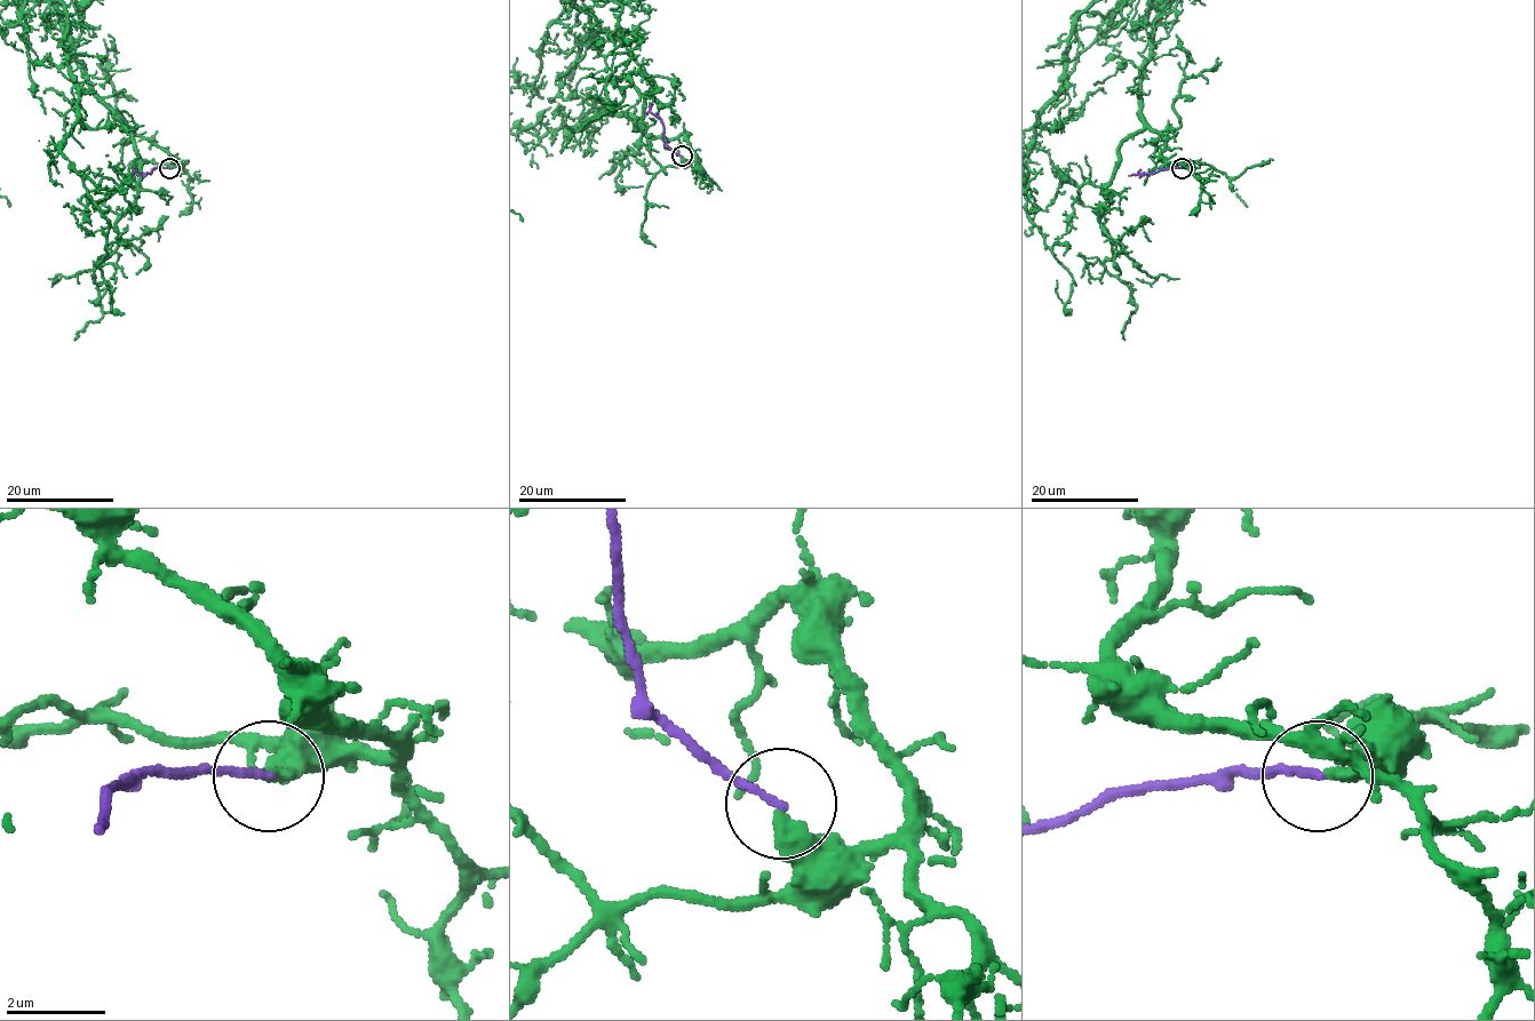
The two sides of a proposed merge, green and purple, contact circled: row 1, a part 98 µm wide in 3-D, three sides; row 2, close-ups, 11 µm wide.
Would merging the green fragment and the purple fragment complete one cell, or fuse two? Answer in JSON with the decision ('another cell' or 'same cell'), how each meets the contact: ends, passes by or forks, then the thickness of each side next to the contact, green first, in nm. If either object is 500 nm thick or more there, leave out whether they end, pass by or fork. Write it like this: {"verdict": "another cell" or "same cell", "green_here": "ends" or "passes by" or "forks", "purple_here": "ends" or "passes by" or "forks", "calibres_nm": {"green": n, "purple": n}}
{"verdict": "another cell", "green_here": "ends", "purple_here": "ends", "calibres_nm": {"green": 400, "purple": 150}}

